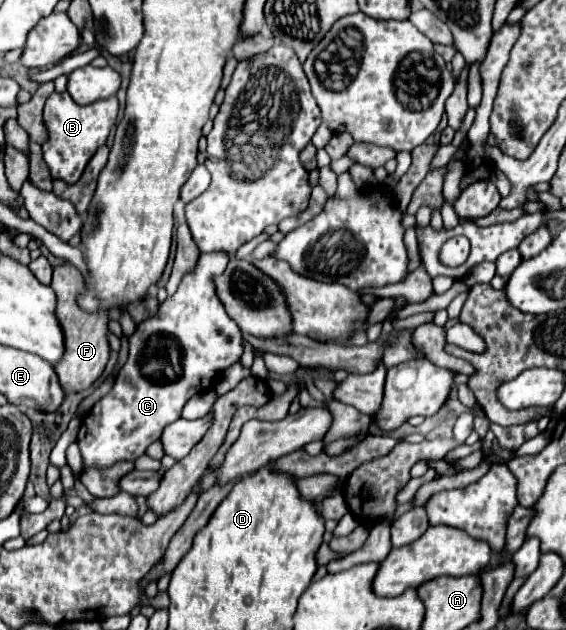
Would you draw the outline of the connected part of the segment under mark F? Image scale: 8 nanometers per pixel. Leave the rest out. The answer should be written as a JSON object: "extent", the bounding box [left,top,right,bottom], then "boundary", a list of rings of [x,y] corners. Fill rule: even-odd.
{"extent":[50,263,110,393],"boundary":[[[68,263],[58,265],[54,269],[50,287],[56,293],[56,317],[58,323],[62,325],[62,333],[66,335],[66,353],[62,355],[62,361],[54,365],[54,371],[58,373],[58,381],[62,381],[62,389],[66,389],[66,393],[80,393],[88,389],[104,373],[104,367],[108,363],[110,347],[108,347],[106,333],[108,333],[110,317],[106,313],[84,313],[78,307],[76,297],[80,289],[84,291],[84,279],[76,267]]]}

